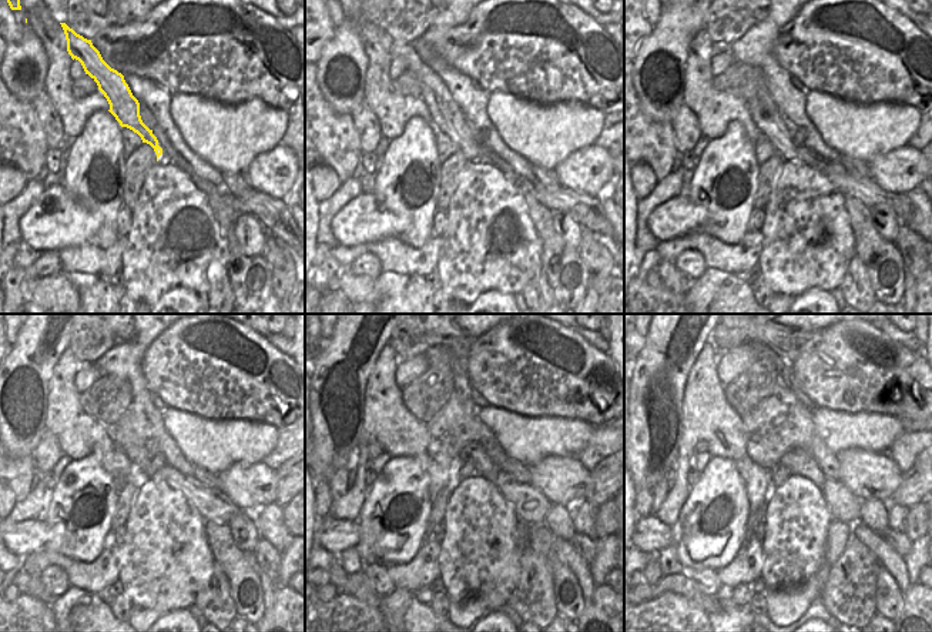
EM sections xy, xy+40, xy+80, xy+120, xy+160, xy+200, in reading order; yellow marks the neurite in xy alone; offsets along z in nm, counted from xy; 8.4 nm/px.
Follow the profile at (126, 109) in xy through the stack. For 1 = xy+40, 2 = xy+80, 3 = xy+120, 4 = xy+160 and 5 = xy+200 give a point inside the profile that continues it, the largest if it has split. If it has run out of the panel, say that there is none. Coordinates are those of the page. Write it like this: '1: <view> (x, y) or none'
1: xy+40 (446, 114)
2: xy+80 (764, 111)
3: xy+120 (214, 505)
4: xy+160 (530, 505)
5: xy+200 (844, 505)

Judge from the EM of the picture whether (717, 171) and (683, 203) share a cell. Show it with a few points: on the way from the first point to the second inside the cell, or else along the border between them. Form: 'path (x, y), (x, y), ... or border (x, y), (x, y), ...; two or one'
border (687, 196), (698, 209), (703, 227); two

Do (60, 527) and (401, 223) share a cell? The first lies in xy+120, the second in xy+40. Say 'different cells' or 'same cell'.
different cells

